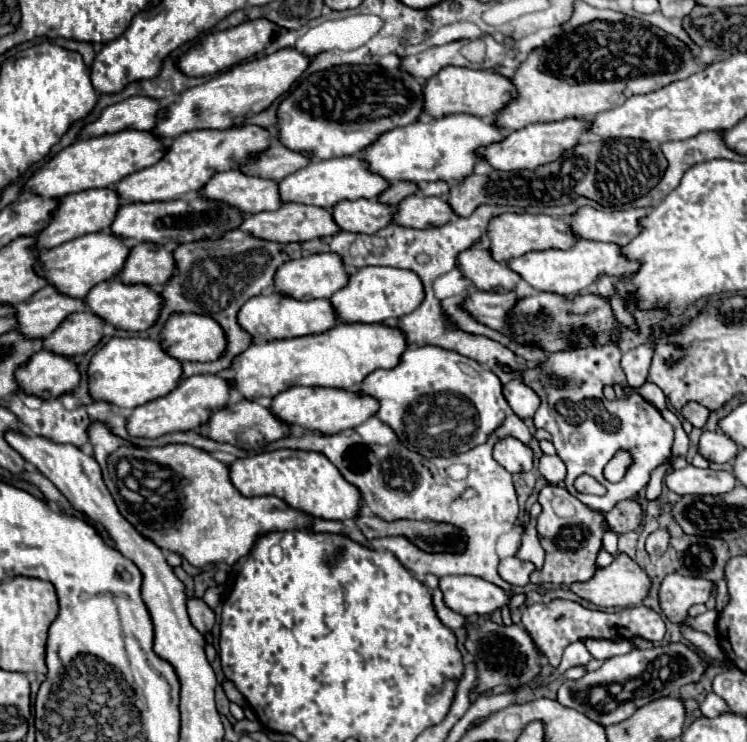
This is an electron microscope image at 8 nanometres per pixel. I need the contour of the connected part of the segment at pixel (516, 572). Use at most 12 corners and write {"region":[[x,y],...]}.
{"region":[[512,556],[498,564],[508,584],[528,586],[532,562]]}

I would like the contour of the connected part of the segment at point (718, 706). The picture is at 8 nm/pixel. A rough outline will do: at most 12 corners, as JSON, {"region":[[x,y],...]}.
{"region":[[710,692],[700,704],[704,716],[728,712],[726,702]]}

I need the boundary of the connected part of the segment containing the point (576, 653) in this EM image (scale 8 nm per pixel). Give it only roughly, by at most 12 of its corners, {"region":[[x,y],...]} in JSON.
{"region":[[582,642],[564,650],[560,666],[542,684],[558,678],[572,666],[586,666],[592,656]]}

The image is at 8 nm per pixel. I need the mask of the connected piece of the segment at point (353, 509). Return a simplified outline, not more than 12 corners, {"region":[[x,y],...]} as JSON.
{"region":[[318,452],[236,460],[244,496],[322,520],[354,520],[362,496]]}

